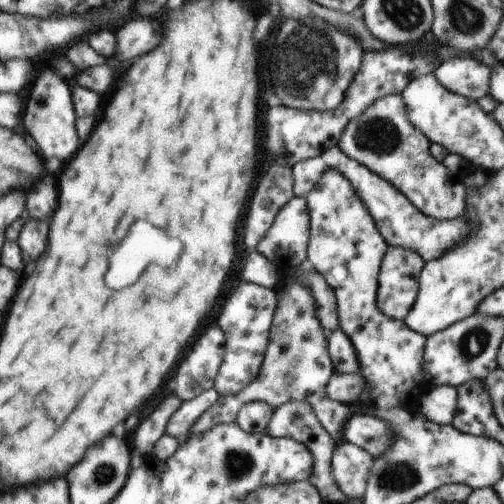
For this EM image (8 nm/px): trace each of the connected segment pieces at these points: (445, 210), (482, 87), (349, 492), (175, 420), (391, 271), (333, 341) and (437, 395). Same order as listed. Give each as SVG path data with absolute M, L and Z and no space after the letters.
M400 93L380 97L358 118L348 122L338 144L340 150L395 186L426 216L436 220L460 218L466 210L466 186L430 152L431 142L408 120Z
M468 54L442 61L433 73L444 88L470 100L480 100L490 92L491 68Z
M342 442L333 448L332 478L344 496L363 502L374 459L366 450L354 444Z
M214 387L197 394L183 403L172 413L170 420L164 428L164 434L183 441L190 434L194 423L219 399L219 394Z
M400 246L388 247L381 260L377 290L377 306L387 317L404 321L408 316L418 296L419 276L424 265L425 260L416 252Z
M338 327L326 338L328 341L328 352L338 373L360 374L360 363L352 346L352 341Z
M450 385L435 386L434 389L421 394L419 412L422 416L437 425L450 425L456 414L458 389Z

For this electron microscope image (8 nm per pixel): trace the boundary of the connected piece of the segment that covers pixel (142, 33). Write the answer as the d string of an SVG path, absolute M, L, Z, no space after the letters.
M134 18L128 24L124 24L118 32L118 54L116 58L134 60L142 54L148 54L152 48L156 48L162 40L162 26L158 20L150 18Z

